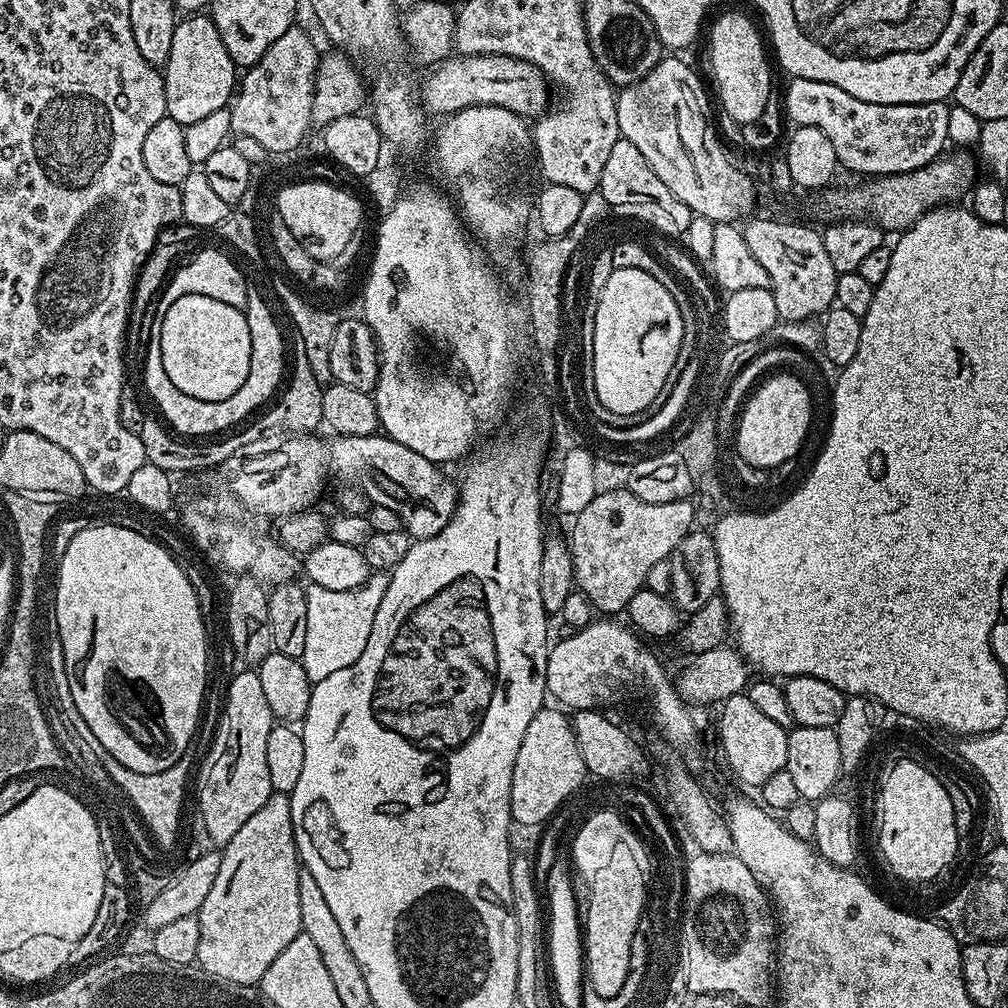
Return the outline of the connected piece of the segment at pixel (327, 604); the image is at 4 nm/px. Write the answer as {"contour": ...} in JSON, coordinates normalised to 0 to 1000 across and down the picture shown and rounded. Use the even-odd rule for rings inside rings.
{"contour":[[[370,566],[359,581],[351,585],[328,587],[322,583],[304,586],[304,645],[300,658],[307,675],[311,679],[319,677],[319,673],[327,673],[331,665],[343,665],[363,645],[363,636],[367,634],[367,621],[371,621],[371,609],[375,609],[375,601],[379,597],[379,589],[383,589],[386,568]]]}

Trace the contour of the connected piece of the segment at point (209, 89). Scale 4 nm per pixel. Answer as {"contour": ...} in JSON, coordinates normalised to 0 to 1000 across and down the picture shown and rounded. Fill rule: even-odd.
{"contour":[[[187,14],[176,23],[161,74],[165,113],[178,123],[186,125],[197,121],[204,113],[212,113],[212,109],[223,106],[231,98],[236,87],[236,65],[228,58],[209,15]]]}

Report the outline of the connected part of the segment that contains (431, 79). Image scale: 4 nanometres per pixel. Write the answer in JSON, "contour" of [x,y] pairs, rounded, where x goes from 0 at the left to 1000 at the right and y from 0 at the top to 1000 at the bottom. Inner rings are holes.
{"contour":[[[448,54],[436,61],[426,71],[429,72],[422,77],[421,87],[419,83],[415,91],[419,106],[426,116],[443,117],[457,111],[459,107],[468,107],[471,103],[485,103],[501,107],[521,117],[535,117],[546,106],[544,76],[538,69],[534,69],[534,65],[521,60],[505,56]]]}

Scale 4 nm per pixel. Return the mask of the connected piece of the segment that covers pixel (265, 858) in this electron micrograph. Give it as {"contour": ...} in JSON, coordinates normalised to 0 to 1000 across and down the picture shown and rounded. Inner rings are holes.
{"contour":[[[271,788],[264,796],[264,800],[260,800],[260,804],[256,804],[256,808],[244,812],[244,815],[236,822],[236,827],[232,827],[232,831],[228,831],[228,835],[221,838],[216,859],[216,871],[212,871],[212,879],[208,879],[208,887],[204,887],[204,895],[200,895],[196,906],[199,917],[199,934],[196,935],[194,951],[198,960],[214,967],[216,971],[223,971],[226,975],[257,977],[264,962],[268,962],[268,954],[272,954],[272,950],[276,950],[276,946],[280,946],[280,942],[284,942],[284,938],[288,938],[288,935],[292,935],[292,931],[299,928],[300,902],[296,895],[296,871],[299,864],[298,846],[294,844],[294,832],[290,826],[288,793],[282,788]]]}

